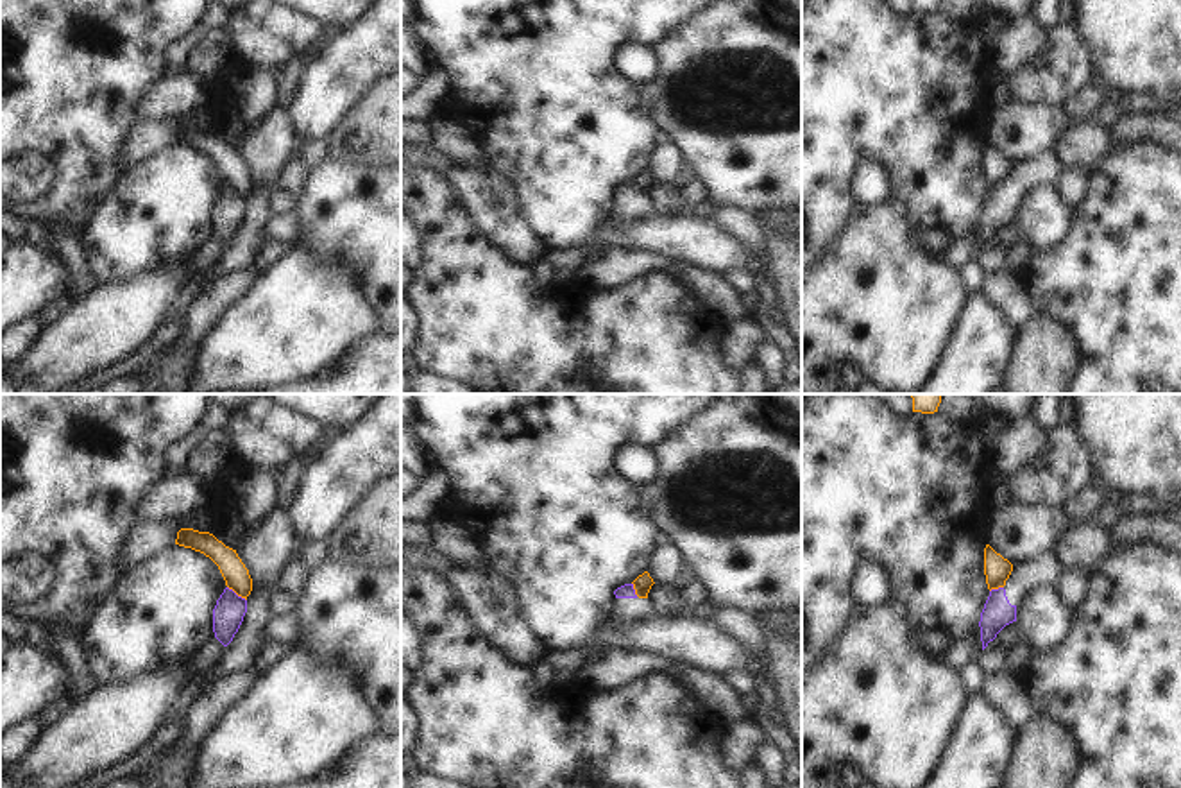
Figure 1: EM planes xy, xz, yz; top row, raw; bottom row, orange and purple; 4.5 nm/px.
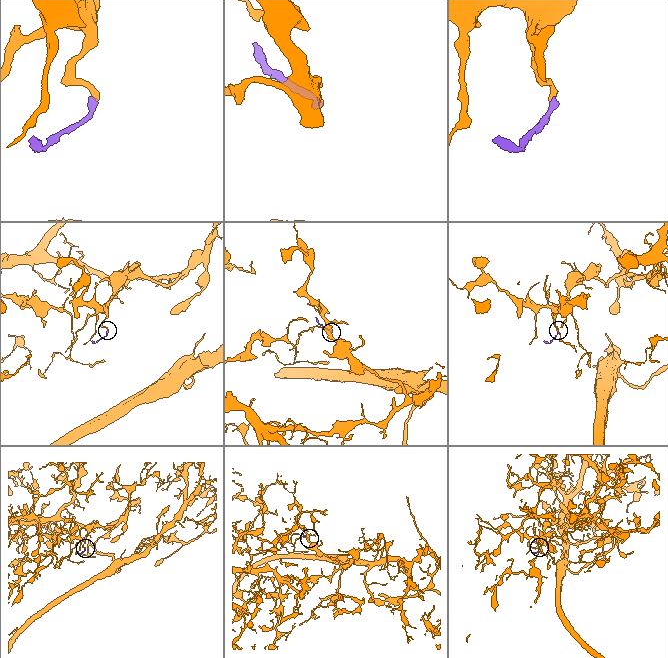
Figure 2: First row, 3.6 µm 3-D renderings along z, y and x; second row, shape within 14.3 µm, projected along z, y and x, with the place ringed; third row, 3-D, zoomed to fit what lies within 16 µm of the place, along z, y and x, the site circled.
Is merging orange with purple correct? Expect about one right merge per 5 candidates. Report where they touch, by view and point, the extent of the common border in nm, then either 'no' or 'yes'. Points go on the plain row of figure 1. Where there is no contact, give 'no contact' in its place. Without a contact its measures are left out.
meets orange in xy at (237, 192); contact 110 nm long; no

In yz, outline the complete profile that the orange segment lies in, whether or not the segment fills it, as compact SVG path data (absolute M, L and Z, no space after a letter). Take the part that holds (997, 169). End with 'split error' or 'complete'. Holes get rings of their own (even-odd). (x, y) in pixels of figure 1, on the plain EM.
M990 143L984 147L984 174L988 188L998 188L1006 184L1013 170L1013 163L997 152Z | complete

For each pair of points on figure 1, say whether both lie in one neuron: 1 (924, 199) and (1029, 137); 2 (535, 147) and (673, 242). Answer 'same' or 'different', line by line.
1: different
2: different

